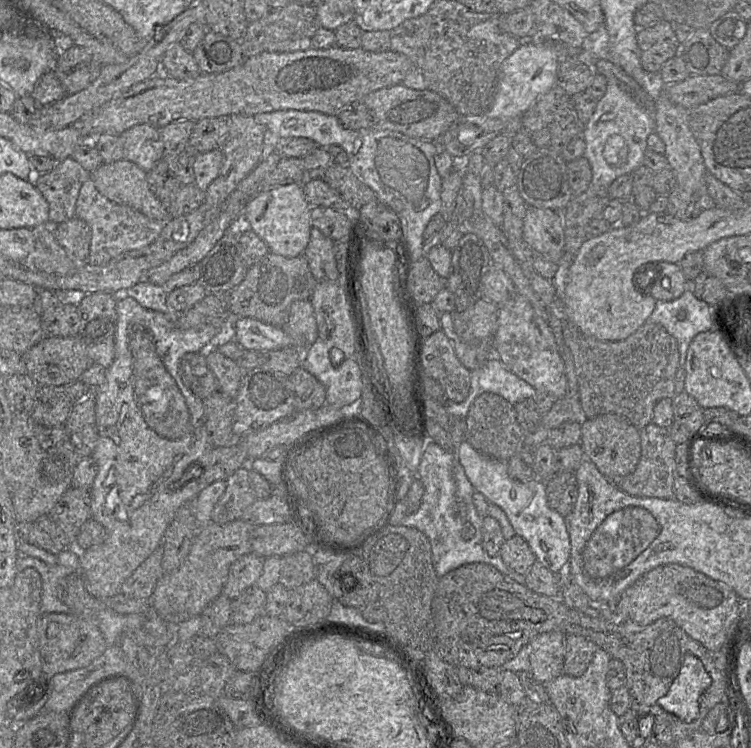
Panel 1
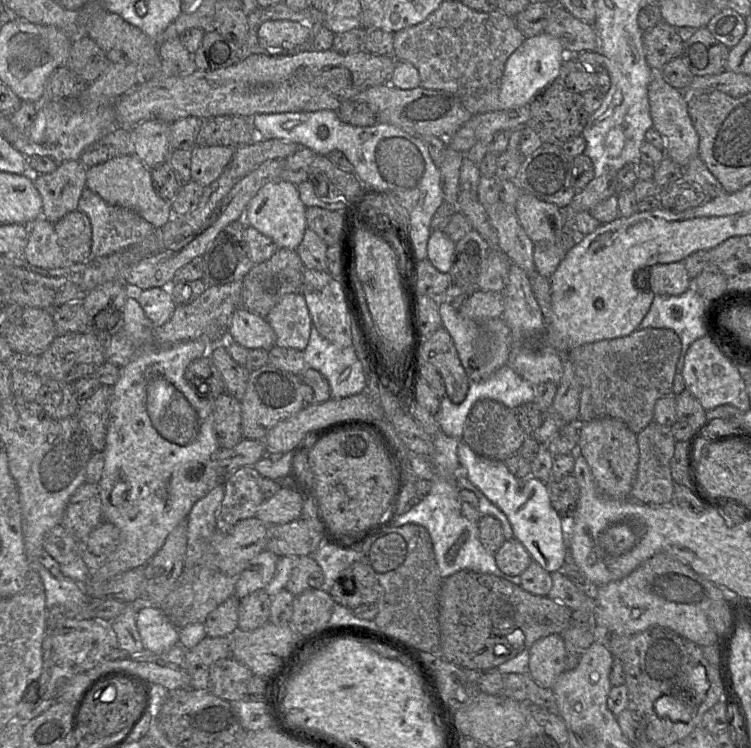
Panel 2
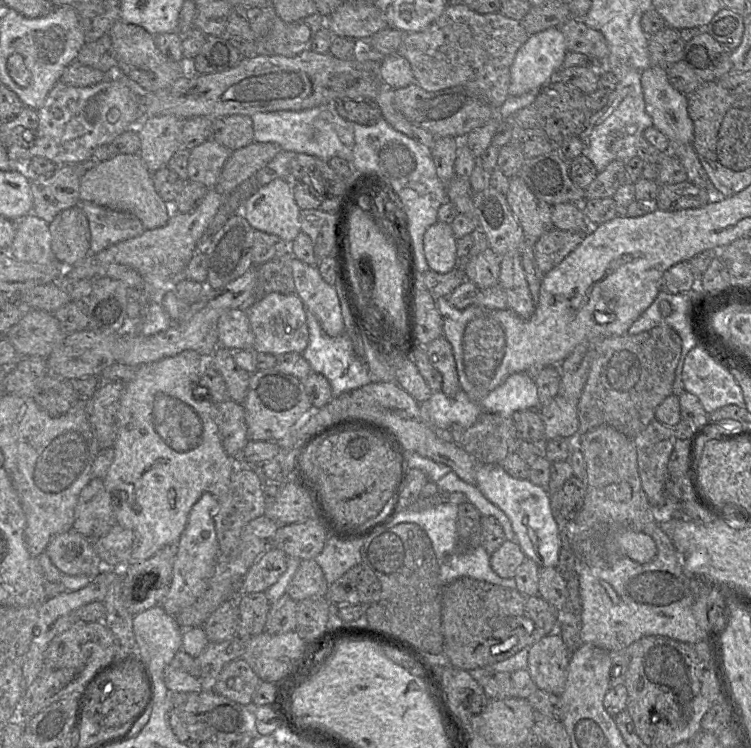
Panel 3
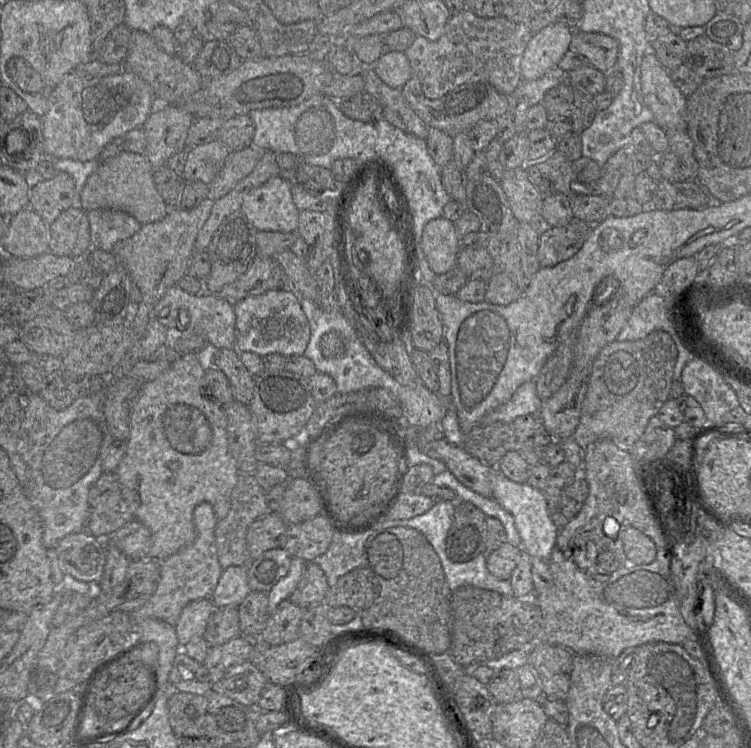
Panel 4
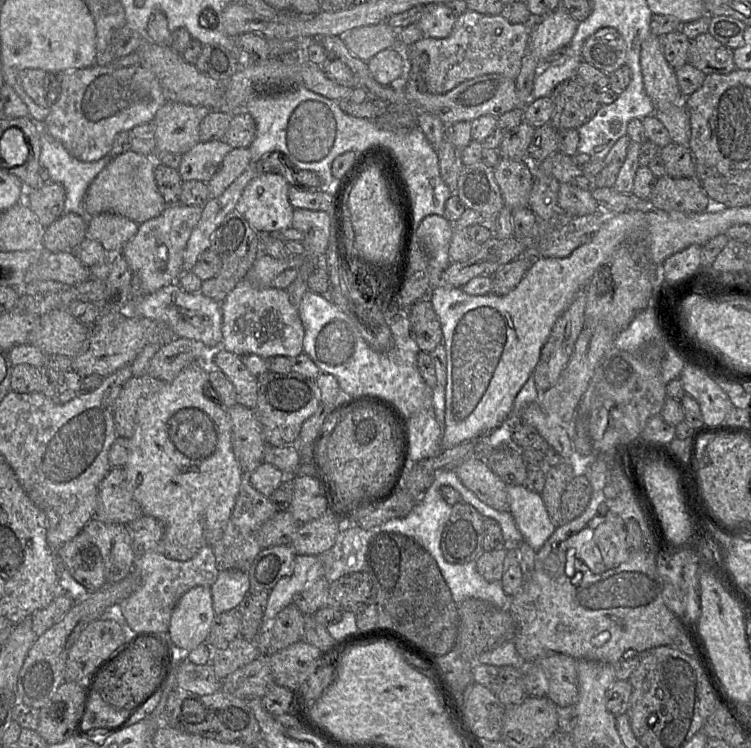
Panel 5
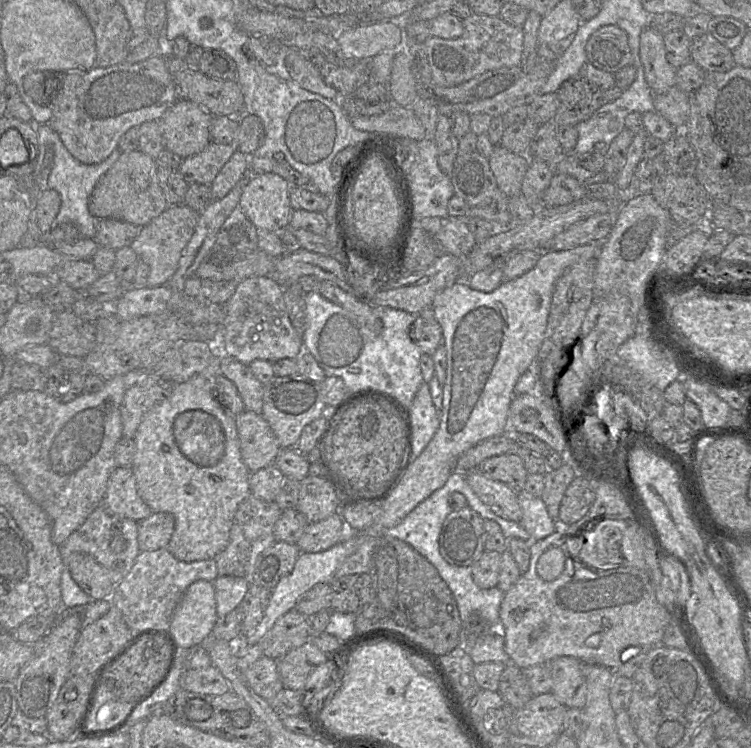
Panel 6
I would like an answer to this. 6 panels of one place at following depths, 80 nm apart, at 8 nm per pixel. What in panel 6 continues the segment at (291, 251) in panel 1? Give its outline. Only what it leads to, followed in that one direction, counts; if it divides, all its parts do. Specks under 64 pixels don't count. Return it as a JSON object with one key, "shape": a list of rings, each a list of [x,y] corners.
{"shape":[[[275,173],[253,175],[244,187],[239,208],[257,229],[279,232],[289,228],[291,185]]]}

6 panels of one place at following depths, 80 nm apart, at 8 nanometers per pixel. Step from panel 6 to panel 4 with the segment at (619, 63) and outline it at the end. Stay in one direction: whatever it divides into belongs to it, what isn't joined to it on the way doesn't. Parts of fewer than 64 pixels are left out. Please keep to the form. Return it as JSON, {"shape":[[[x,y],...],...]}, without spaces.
{"shape":[[[573,29],[569,49],[583,55],[590,65],[604,73],[616,67],[619,56],[618,41],[600,32]]]}

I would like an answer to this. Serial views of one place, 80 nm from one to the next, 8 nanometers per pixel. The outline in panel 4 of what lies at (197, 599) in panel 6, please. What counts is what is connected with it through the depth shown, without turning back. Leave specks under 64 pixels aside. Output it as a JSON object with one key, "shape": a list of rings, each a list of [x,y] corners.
{"shape":[[[210,598],[193,601],[182,610],[175,624],[177,638],[182,648],[194,637],[204,635],[214,610],[215,607]]]}

